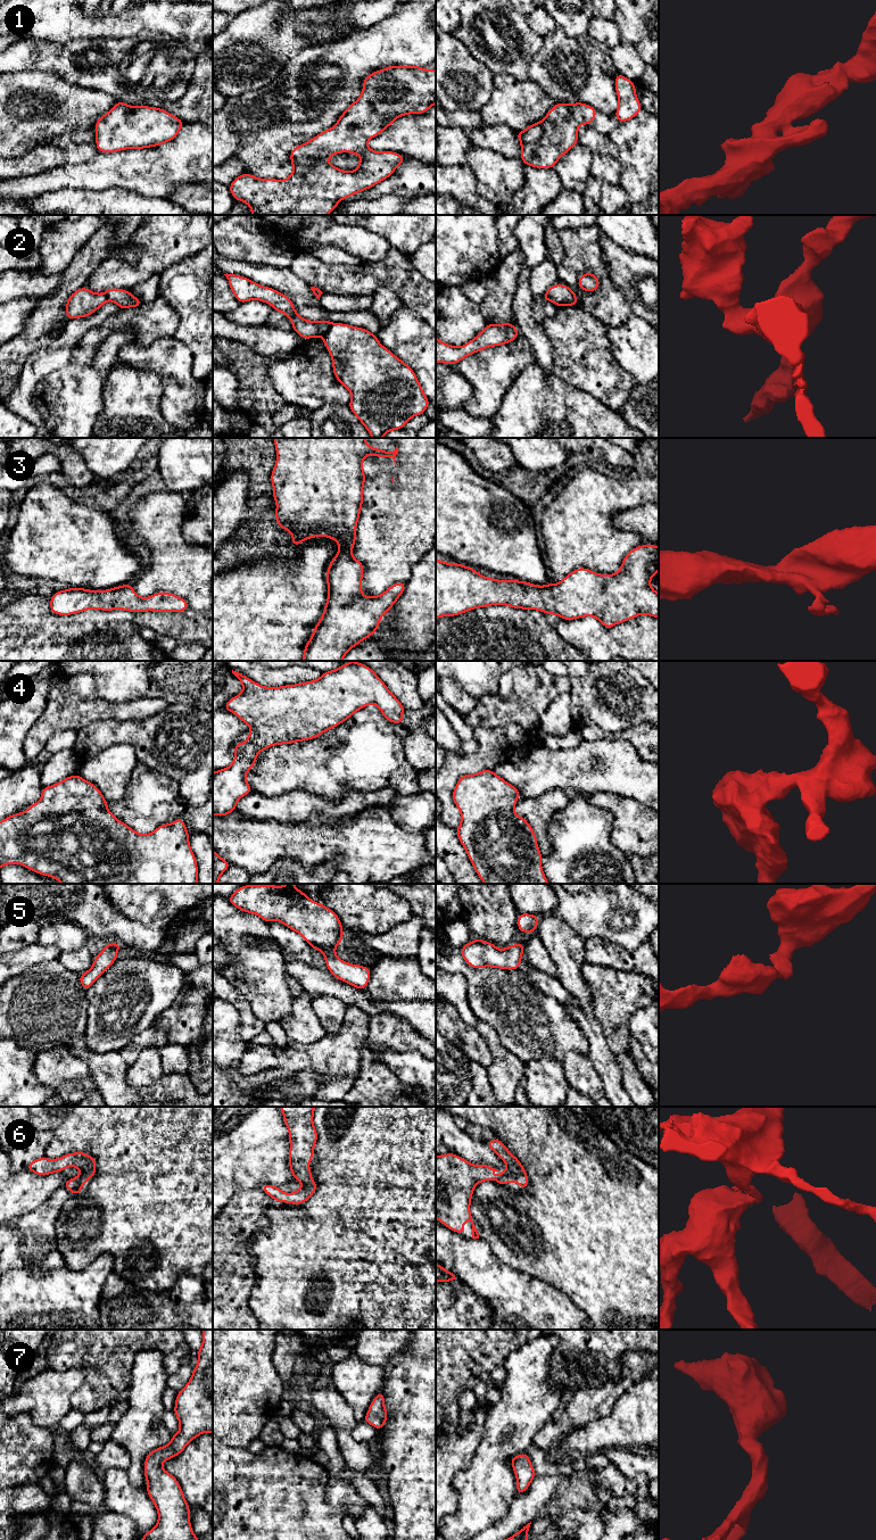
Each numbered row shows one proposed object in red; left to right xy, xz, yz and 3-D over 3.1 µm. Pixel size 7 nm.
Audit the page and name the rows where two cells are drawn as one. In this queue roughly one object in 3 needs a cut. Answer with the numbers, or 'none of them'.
2

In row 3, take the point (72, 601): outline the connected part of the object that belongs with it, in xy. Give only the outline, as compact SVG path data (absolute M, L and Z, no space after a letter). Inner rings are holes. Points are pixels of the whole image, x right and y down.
M130 583L107 590L68 588L50 597L50 611L57 615L72 615L86 610L123 610L138 612L183 612L188 602L172 593L158 591L147 598L140 597Z

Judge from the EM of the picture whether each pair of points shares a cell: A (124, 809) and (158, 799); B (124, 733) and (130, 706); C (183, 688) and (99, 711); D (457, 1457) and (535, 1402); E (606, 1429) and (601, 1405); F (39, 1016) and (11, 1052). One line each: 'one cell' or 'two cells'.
A: one cell
B: two cells
C: two cells
D: two cells
E: two cells
F: two cells

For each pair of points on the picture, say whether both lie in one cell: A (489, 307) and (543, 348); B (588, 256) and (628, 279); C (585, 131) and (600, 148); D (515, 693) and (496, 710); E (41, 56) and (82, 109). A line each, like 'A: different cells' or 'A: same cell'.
A: different cells
B: different cells
C: same cell
D: same cell
E: different cells

